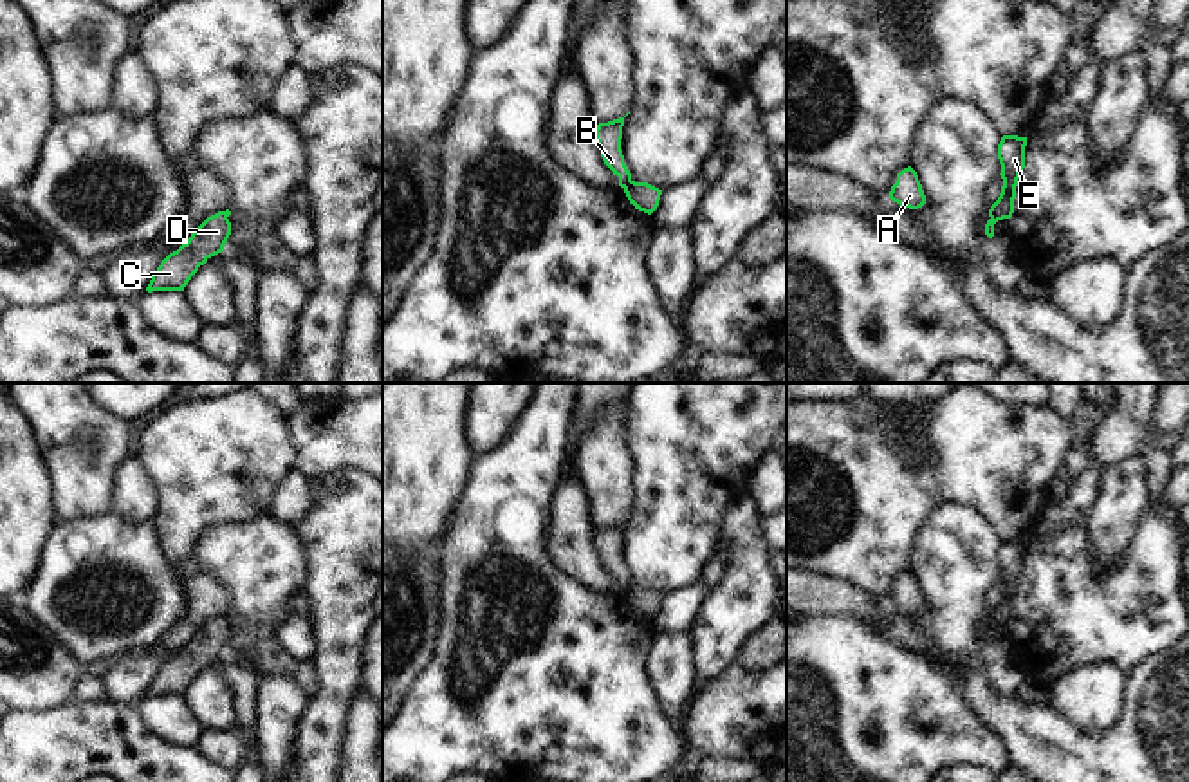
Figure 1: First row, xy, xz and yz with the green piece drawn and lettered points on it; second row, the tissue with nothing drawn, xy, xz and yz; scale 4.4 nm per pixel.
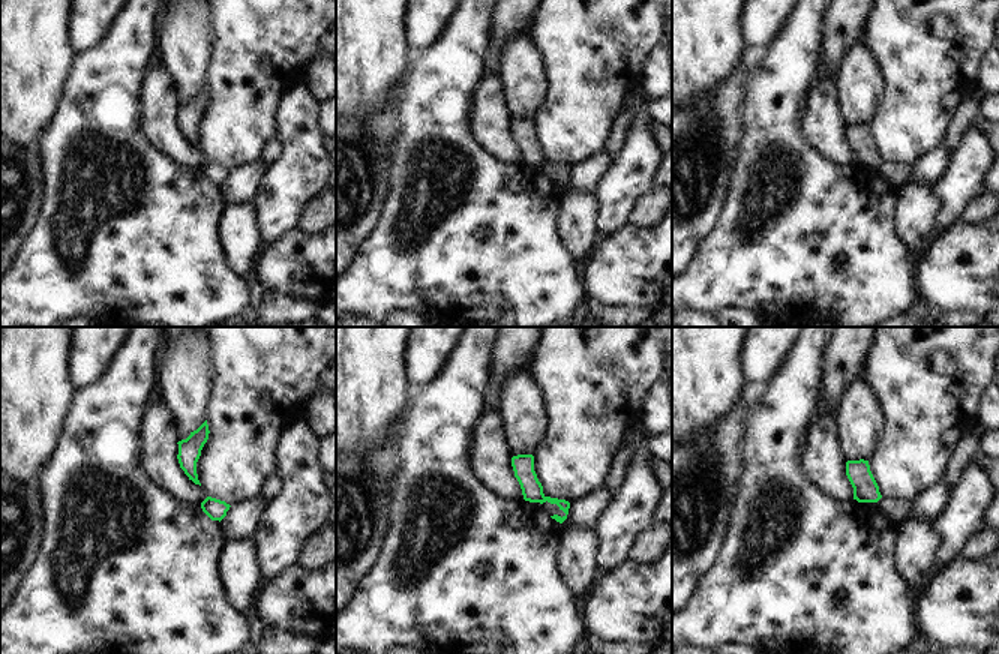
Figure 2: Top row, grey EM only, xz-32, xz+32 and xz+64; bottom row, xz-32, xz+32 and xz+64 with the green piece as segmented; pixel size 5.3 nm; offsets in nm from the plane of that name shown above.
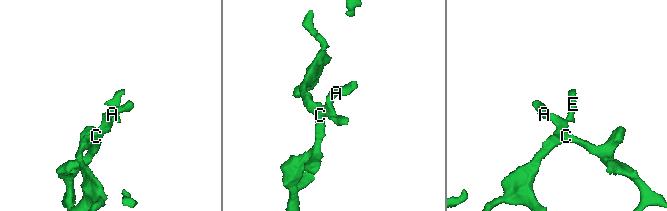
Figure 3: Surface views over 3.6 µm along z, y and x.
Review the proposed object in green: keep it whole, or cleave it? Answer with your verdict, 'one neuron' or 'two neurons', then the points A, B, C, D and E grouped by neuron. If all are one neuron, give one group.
two neurons; groups A B C D / E

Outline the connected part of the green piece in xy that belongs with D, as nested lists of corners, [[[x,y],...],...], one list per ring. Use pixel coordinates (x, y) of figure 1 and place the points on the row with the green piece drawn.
[[[226,211],[207,217],[186,244],[161,262],[146,291],[184,291],[198,267],[224,251],[229,235],[231,222]]]

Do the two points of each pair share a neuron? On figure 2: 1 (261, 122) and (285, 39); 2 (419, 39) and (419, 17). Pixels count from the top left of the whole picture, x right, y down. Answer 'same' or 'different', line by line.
1: same
2: same

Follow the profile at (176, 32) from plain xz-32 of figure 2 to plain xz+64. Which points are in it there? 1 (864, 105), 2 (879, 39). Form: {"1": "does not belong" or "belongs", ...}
{"1": "belongs", "2": "does not belong"}

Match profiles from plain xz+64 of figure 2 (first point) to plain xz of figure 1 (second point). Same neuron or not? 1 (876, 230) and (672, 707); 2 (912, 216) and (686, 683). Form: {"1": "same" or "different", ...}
{"1": "different", "2": "same"}

